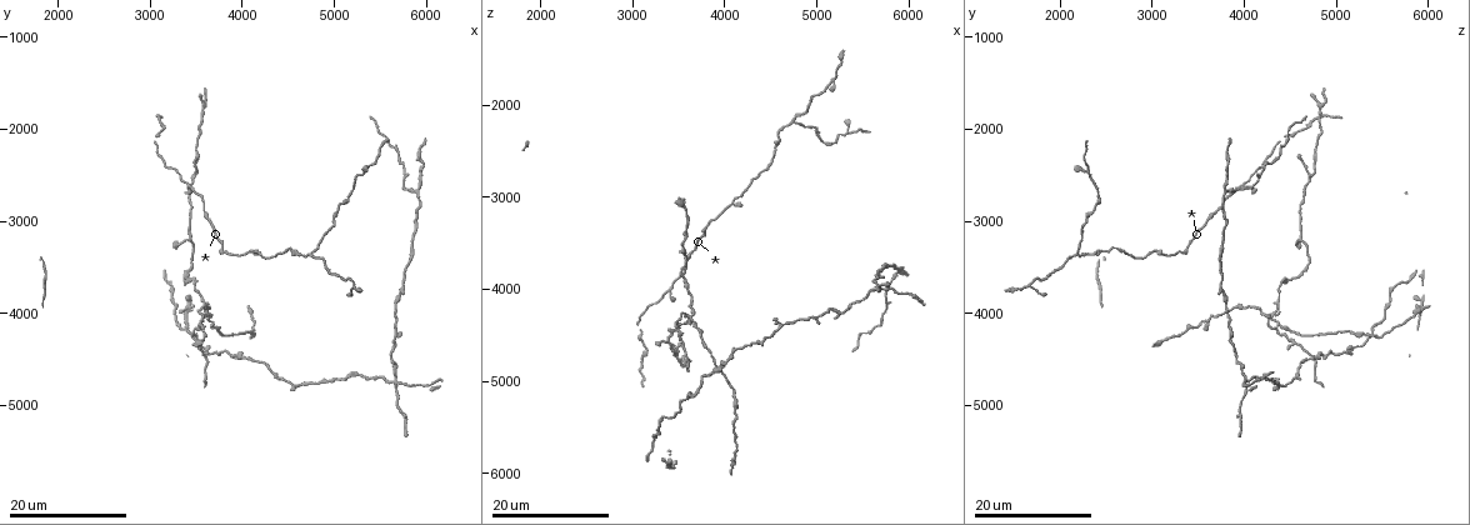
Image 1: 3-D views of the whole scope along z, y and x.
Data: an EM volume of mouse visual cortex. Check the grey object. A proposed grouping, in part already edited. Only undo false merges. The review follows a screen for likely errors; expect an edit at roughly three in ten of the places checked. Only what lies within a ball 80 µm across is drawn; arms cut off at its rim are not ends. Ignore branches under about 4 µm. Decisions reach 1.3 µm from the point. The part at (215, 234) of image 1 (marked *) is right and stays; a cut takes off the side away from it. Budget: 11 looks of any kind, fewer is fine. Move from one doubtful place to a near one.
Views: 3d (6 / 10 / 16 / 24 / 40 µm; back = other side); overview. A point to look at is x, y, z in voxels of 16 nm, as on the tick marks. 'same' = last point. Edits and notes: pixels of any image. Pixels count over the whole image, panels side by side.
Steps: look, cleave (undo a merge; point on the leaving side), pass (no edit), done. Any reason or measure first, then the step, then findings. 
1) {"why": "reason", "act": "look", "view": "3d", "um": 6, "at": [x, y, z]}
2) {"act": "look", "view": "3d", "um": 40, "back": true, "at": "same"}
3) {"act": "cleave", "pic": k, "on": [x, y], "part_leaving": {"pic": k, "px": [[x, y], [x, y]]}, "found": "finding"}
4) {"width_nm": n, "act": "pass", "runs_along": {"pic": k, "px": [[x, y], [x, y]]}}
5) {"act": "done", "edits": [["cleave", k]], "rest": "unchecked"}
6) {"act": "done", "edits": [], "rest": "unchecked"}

{"why": "calibre changes", "act": "look", "view": "3d", "um": 24, "at": [3450, 3650, 4450]}

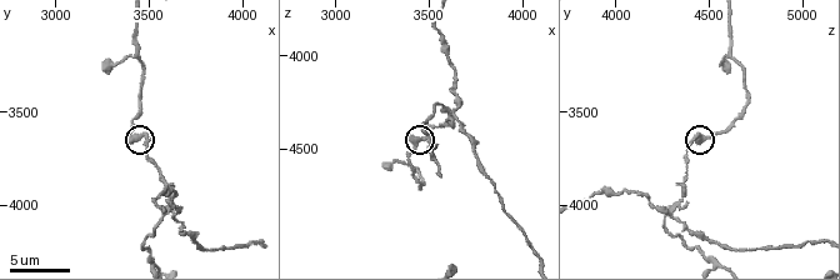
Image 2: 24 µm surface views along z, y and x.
{"why": "zoom in", "act": "look", "view": "3d", "um": 10, "at": [3480, 3640, 4420]}

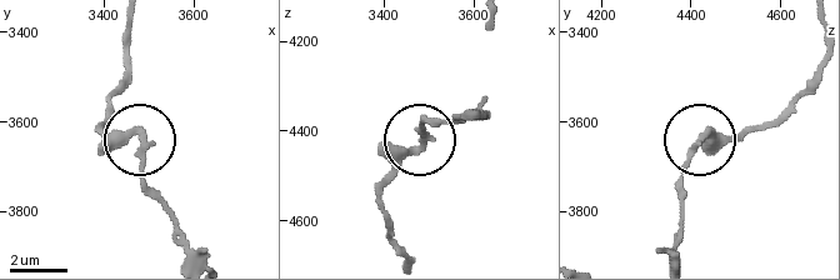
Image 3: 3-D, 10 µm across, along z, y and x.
{"act": "look", "view": "3d", "um": 6, "at": [3485, 3645, 4425]}

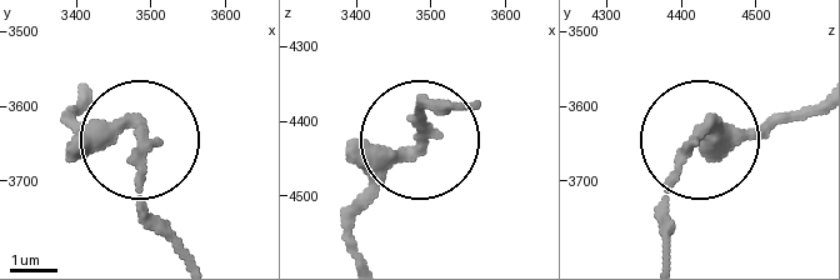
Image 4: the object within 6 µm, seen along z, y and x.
{"act": "pass", "found": "all the same neuron"}

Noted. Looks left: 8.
{"why": "thin arm on a thick one", "act": "look", "view": "3d", "um": 6, "at": [3660, 4040, 4280]}

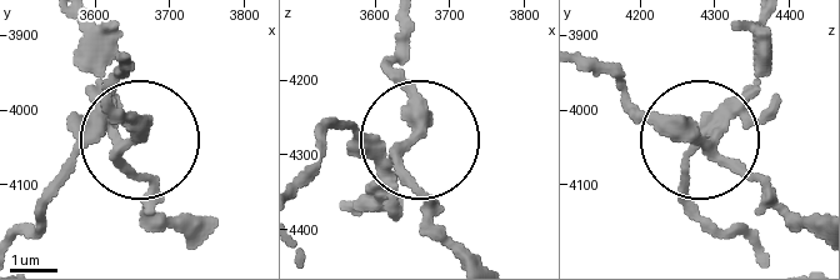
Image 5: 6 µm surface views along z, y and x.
{"why": "other side", "act": "look", "view": "3d", "um": 6, "back": true, "at": [3645, 4045, 4285]}

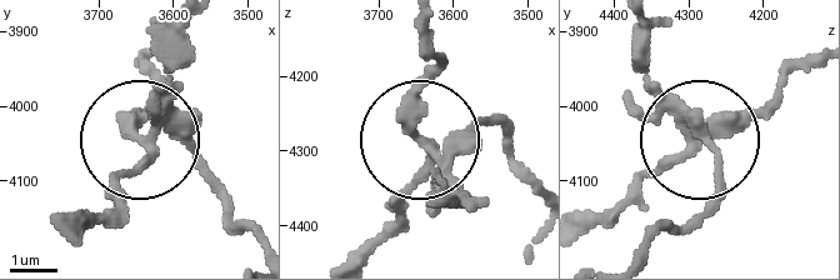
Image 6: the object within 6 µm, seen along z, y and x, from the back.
{"width_nm": 270, "act": "cleave", "pic": 6, "on": [194, 149], "part_leaving": {"pic": 6, "px": [[671, 109], [711, 153], [715, 176], [644, 248]]}, "found": "two neurons meet here"}

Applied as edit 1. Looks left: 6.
{"act": "look", "view": "overview"}

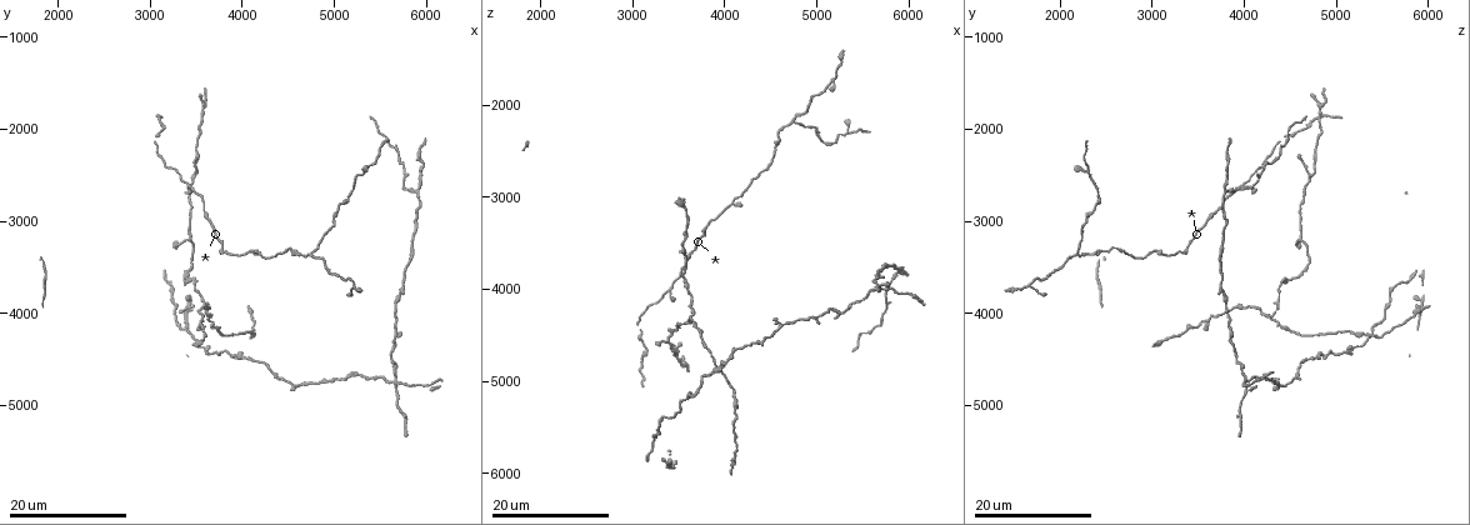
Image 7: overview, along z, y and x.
{"why": "branch point", "act": "look", "view": "3d", "um": 16, "at": [4750, 3350, 2200]}

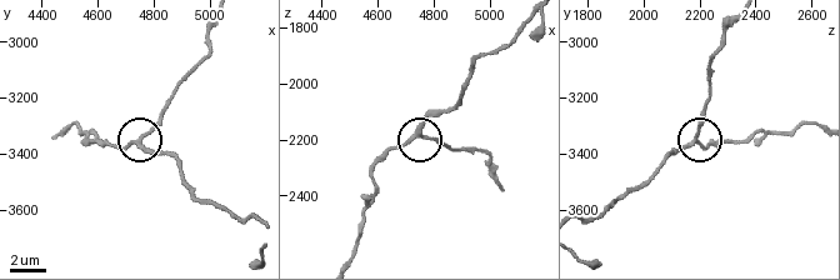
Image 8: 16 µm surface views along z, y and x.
{"act": "look", "view": "3d", "um": 6, "at": [4750, 3360, 2180]}

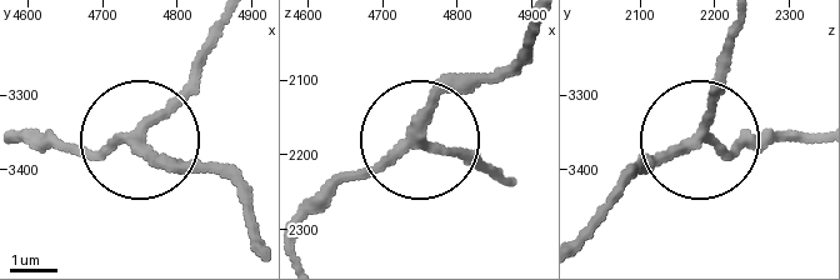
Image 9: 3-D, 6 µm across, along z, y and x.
{"width_nm": 200, "act": "pass", "runs_along": {"pic": 9, "px": [[301, 226], [338, 190], [409, 154], [433, 106], [513, 63]]}, "found": "all the same neuron"}

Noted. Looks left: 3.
{"why": "calibre changes", "act": "look", "view": "3d", "um": 24, "at": [4550, 3350, 2500]}

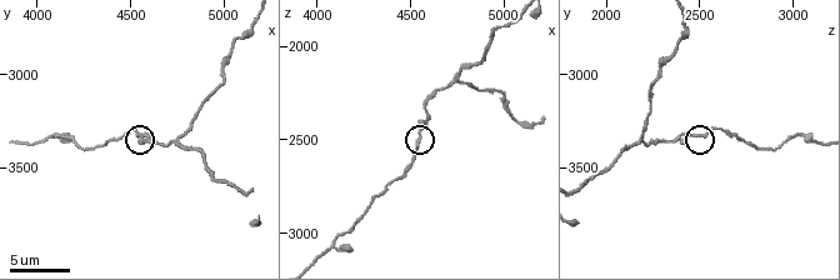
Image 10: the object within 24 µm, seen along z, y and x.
{"why": "closer look", "act": "look", "view": "3d", "um": 6, "at": [4540, 3320, 2500]}

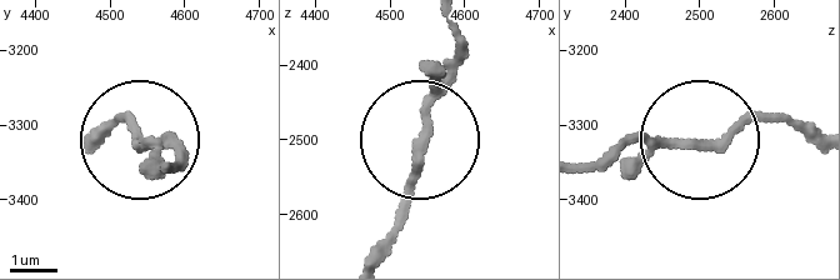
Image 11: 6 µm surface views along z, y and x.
{"act": "pass", "runs_along": {"pic": 11, "px": [[810, 140], [750, 120], [703, 144], [599, 156]]}, "found": "all the same neuron"}

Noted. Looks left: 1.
{"act": "done", "edits": [["cleave", 6]], "rest": "unchecked"}

